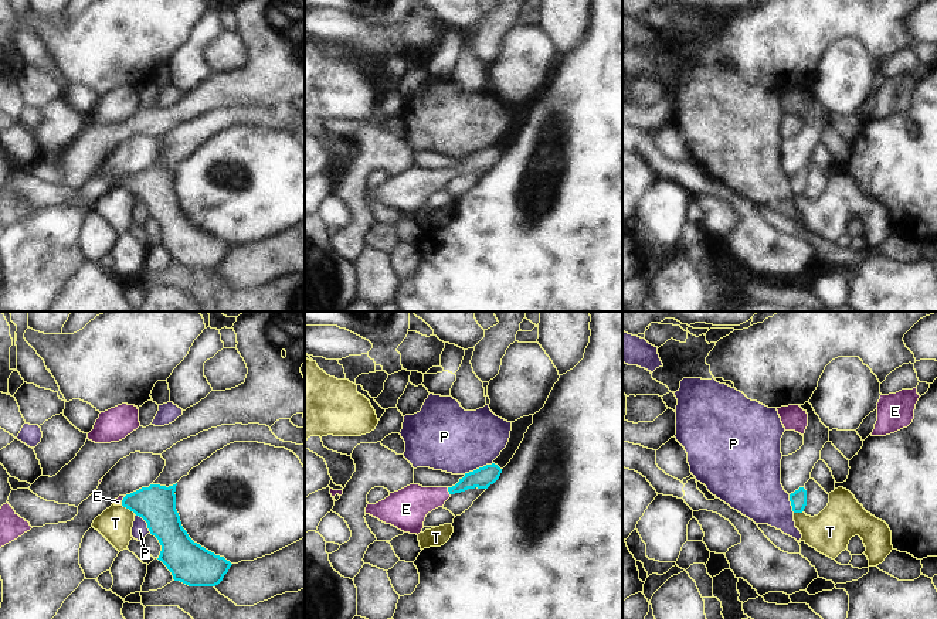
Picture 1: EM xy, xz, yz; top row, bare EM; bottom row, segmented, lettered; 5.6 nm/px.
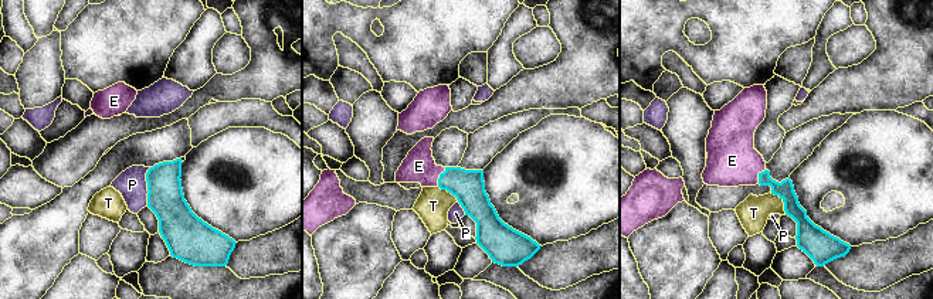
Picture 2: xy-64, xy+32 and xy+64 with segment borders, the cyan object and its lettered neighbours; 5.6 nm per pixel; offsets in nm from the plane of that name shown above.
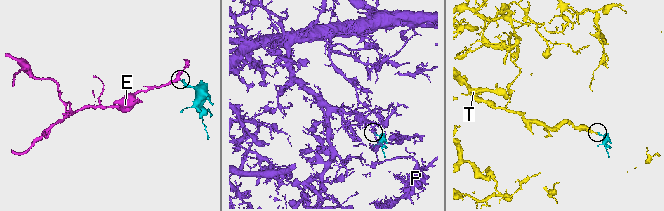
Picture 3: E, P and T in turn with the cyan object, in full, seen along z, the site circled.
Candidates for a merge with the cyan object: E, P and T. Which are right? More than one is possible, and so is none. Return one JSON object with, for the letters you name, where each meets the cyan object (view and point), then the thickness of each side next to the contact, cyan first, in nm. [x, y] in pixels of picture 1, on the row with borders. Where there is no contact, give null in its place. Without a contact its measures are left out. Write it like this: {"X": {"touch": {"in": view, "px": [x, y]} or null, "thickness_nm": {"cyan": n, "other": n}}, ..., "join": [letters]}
{"E": {"touch": {"in": "xz", "px": [448, 490]}, "thickness_nm": {"cyan": 120, "other": 220}}, "join": ["E"]}

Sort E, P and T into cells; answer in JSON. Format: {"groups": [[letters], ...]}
{"groups": [["E"], ["P"], ["T"]]}

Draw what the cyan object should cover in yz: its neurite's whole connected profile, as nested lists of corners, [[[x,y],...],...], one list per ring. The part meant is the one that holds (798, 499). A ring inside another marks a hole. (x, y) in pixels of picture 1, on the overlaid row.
[[[804,487],[795,490],[790,494],[790,501],[794,513],[802,513],[807,506],[807,490]]]

